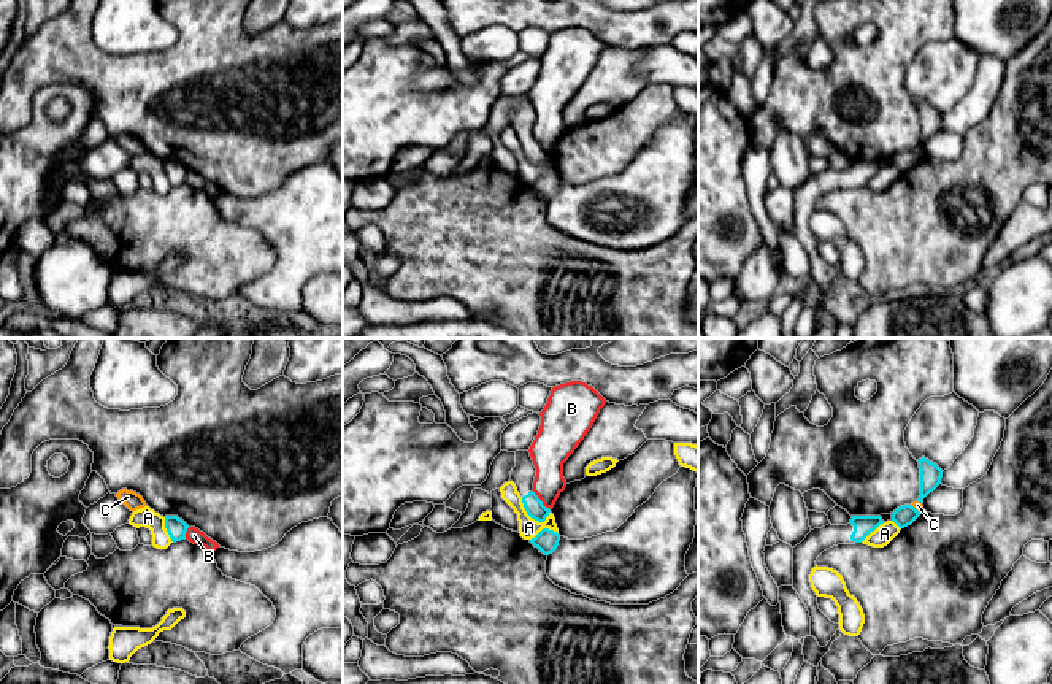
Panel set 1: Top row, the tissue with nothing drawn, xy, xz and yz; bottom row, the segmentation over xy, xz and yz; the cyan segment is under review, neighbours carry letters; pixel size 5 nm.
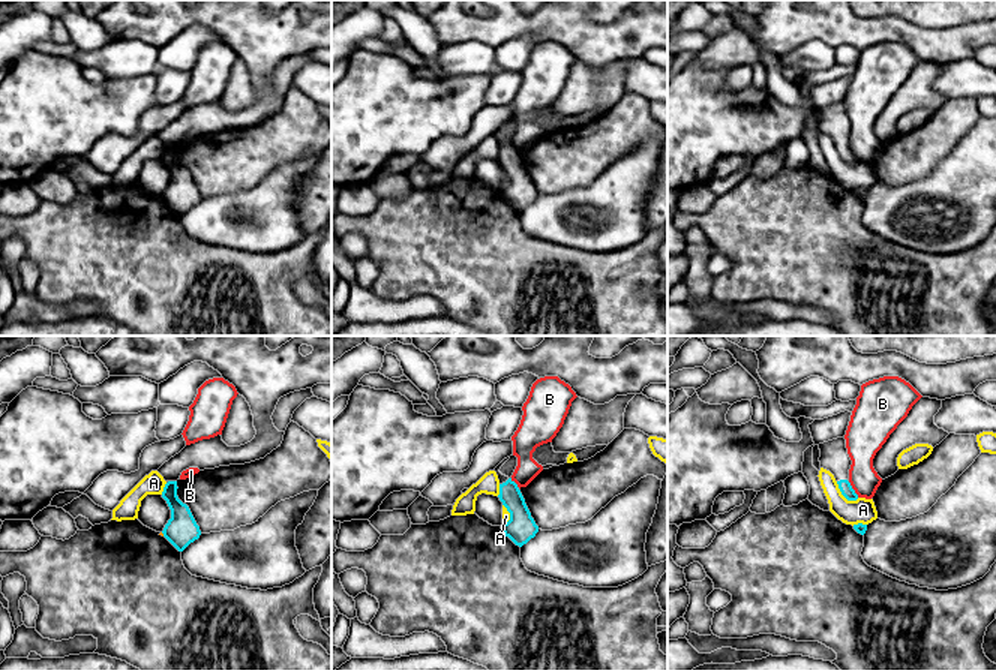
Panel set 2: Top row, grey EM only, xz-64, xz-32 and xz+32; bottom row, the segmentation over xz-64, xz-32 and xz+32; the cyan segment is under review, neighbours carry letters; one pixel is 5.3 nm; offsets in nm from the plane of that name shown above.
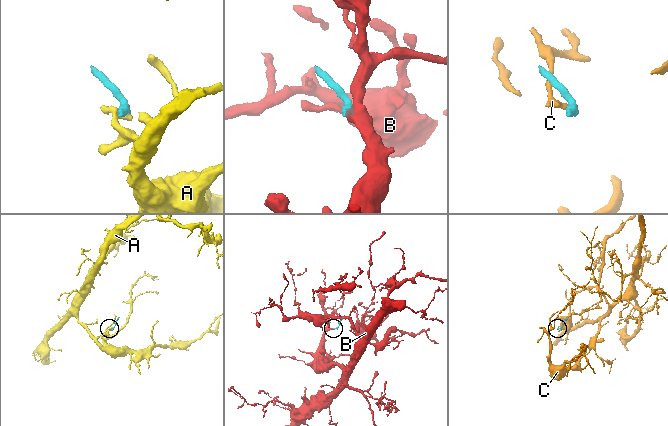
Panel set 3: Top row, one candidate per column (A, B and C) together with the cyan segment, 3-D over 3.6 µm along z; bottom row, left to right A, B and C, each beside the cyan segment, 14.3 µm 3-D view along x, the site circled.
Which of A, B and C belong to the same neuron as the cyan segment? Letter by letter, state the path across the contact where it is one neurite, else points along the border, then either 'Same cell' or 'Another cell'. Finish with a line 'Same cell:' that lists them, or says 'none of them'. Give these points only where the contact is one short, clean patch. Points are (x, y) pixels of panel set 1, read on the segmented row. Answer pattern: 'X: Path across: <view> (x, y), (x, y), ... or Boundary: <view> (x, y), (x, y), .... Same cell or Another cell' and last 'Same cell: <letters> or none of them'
A: Boundary: xz (521, 497), (524, 510), (532, 518), (538, 521), (546, 519). Another cell
B: Boundary: xz (533, 491), (549, 510). Another cell
C: Another cell
Same cell: none of them

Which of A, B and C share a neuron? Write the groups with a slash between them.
A / B / C

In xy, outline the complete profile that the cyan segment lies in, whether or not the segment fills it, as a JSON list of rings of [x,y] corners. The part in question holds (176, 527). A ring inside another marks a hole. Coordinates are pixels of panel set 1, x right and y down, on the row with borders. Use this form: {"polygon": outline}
{"polygon": [[[165,516],[165,528],[173,543],[186,540],[189,525],[178,516]]]}

